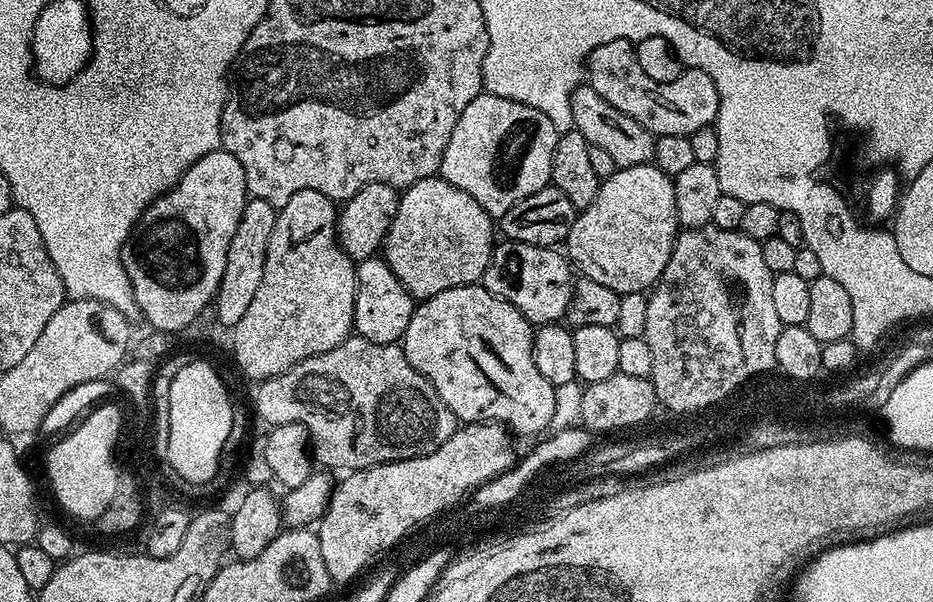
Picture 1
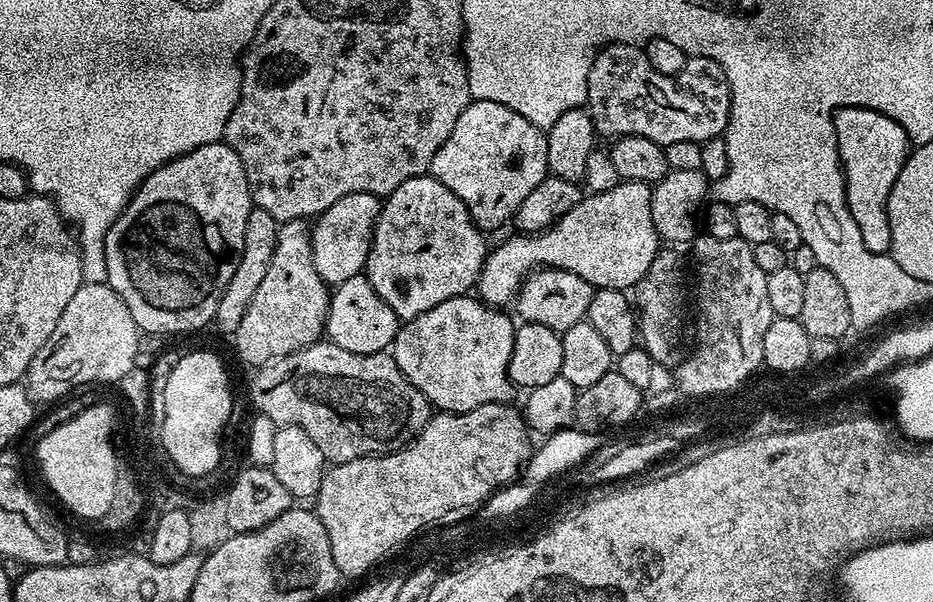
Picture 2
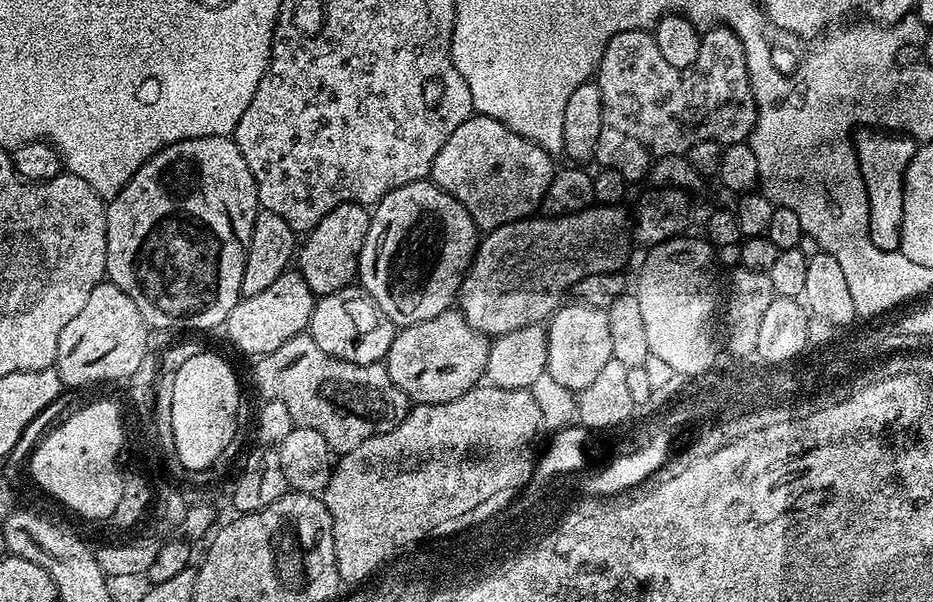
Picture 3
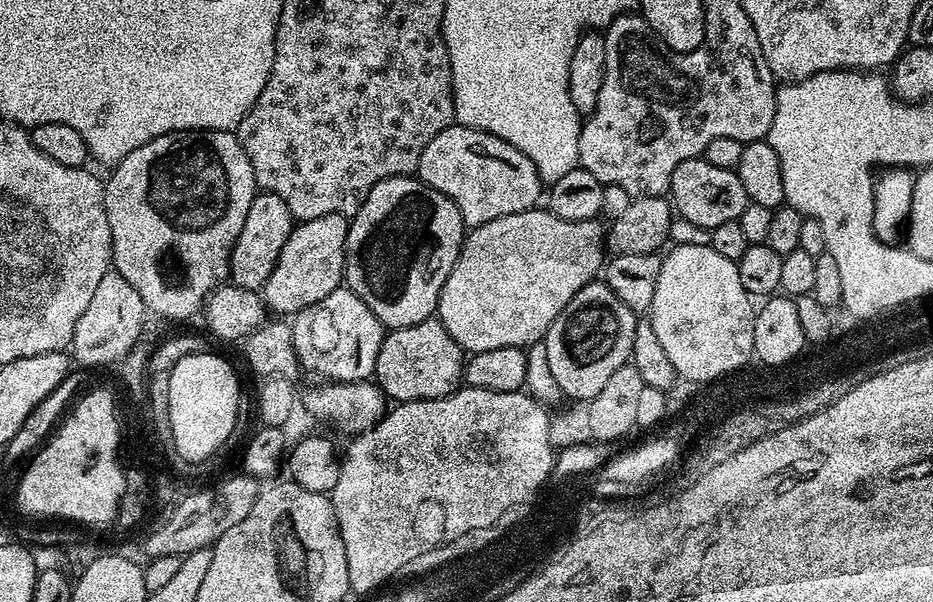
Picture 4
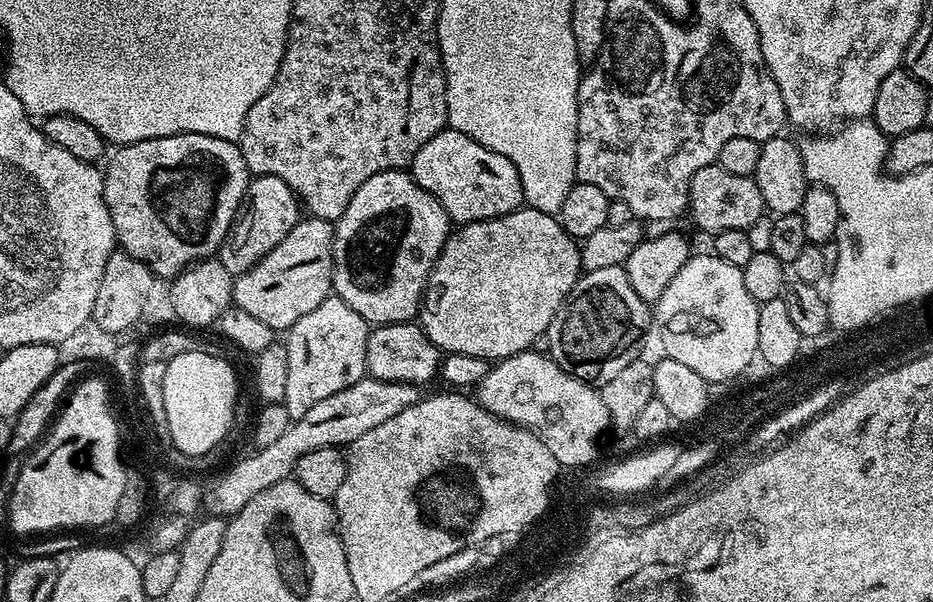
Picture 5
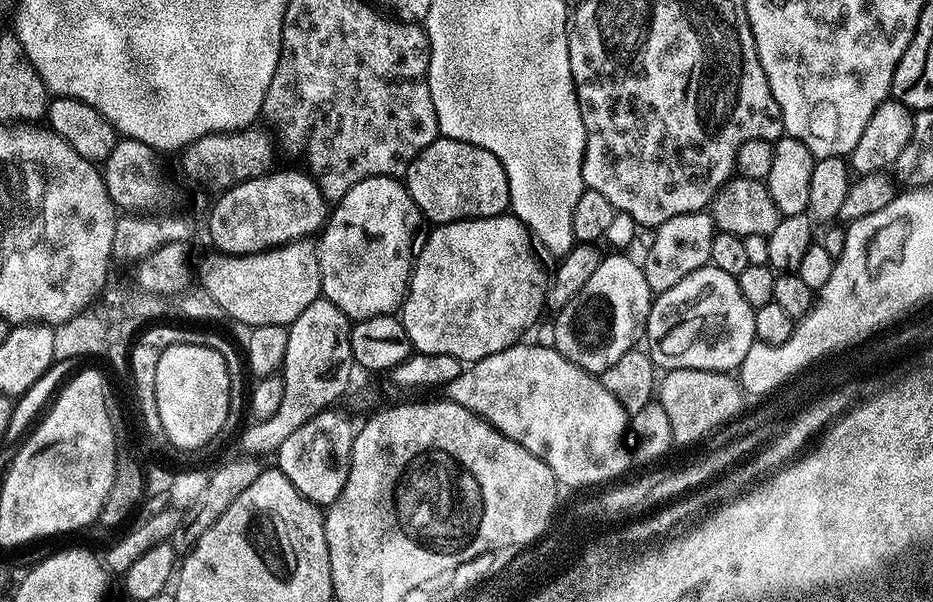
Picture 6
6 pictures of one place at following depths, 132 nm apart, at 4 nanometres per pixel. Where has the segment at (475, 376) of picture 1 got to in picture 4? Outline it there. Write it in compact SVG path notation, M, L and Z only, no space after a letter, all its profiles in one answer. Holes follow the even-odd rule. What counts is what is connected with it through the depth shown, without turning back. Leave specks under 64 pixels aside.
M439 319L423 320L414 326L393 328L385 335L378 350L374 380L392 402L442 398L461 387L465 359L458 342L450 338L446 326L442 326Z

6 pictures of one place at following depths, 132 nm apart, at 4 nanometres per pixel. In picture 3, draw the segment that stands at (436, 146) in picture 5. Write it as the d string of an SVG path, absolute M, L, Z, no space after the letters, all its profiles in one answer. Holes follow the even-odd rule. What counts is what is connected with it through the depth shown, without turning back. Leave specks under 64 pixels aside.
M473 114L468 117L466 122L462 122L462 126L458 126L458 130L454 130L454 134L450 134L450 138L446 138L446 142L438 154L434 158L432 163L432 171L430 173L430 179L432 183L437 184L440 189L446 194L450 194L458 202L462 202L462 206L470 214L470 218L475 222L477 229L491 230L502 226L503 224L513 224L515 220L522 220L533 215L532 212L535 208L541 207L546 190L550 186L552 181L552 173L554 171L554 163L552 164L553 157L542 146L538 146L534 142L530 142L526 137L519 136L514 130L510 130L506 127L501 120L495 120L489 116L481 116L479 114Z

